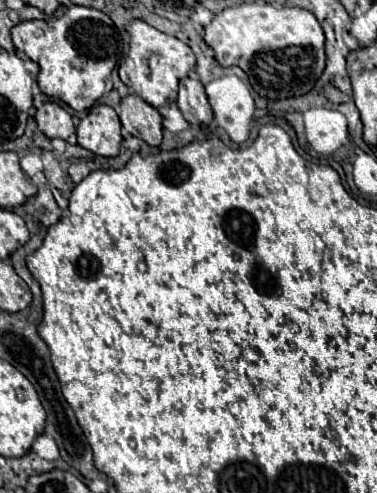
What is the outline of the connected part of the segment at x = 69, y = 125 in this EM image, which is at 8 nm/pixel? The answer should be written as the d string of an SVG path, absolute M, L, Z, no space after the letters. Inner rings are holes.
M44 103L38 113L36 113L36 123L38 129L48 137L60 137L60 139L68 139L74 133L74 121L70 117L70 113L66 113L58 103Z

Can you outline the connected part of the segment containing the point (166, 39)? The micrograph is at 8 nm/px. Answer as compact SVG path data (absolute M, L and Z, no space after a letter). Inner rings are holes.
M134 19L130 23L128 33L130 33L130 51L128 57L120 63L120 79L136 95L140 95L152 107L160 109L176 99L178 81L184 79L194 69L196 57L184 41L162 33L140 19Z

